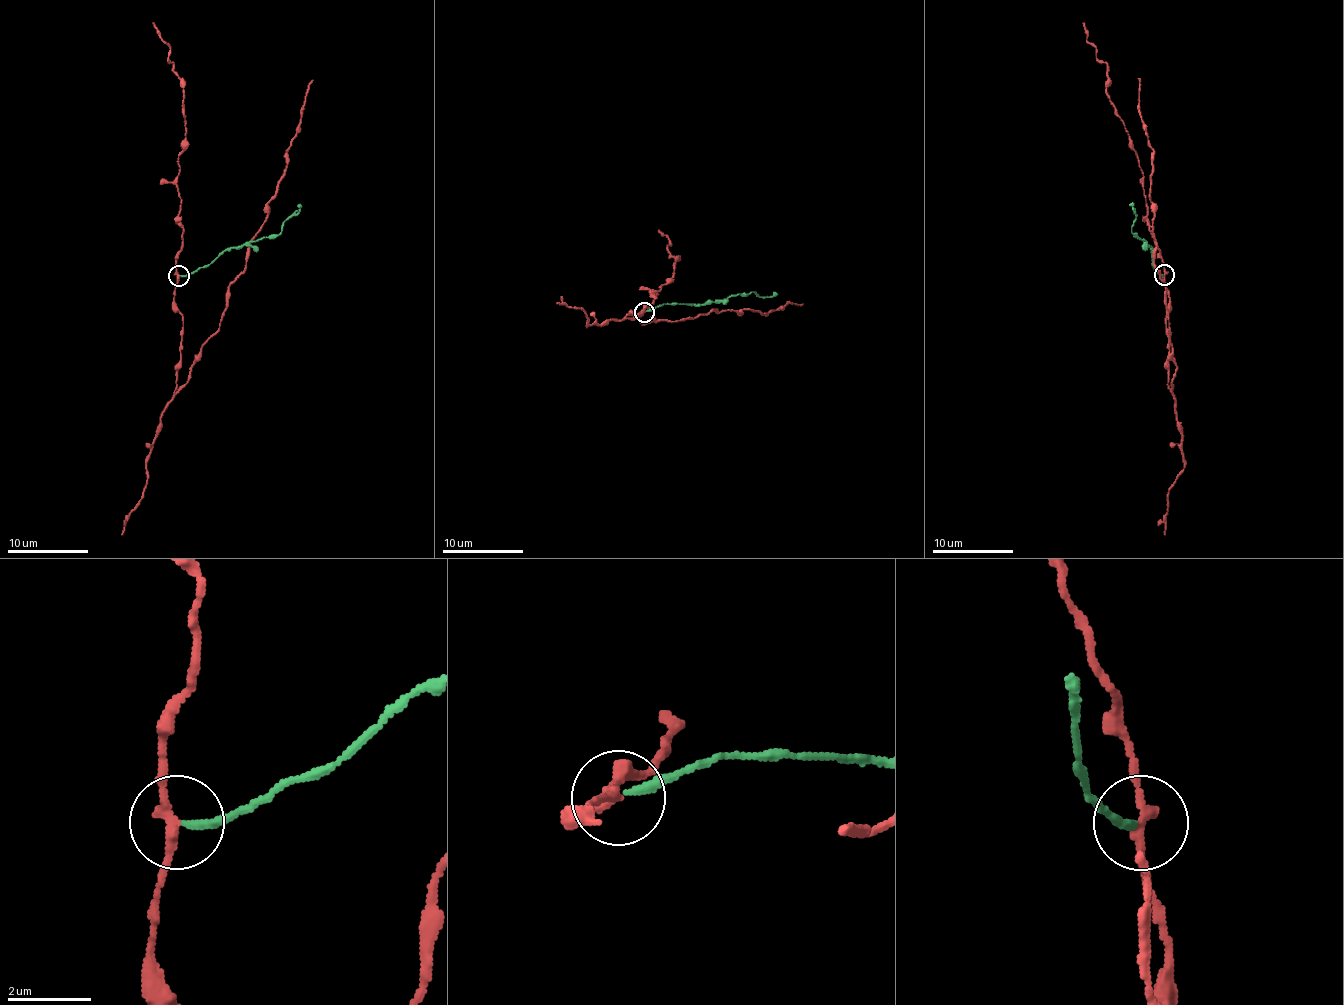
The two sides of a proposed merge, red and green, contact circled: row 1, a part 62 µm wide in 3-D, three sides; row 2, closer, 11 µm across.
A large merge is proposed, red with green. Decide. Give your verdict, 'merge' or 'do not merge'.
do not merge

